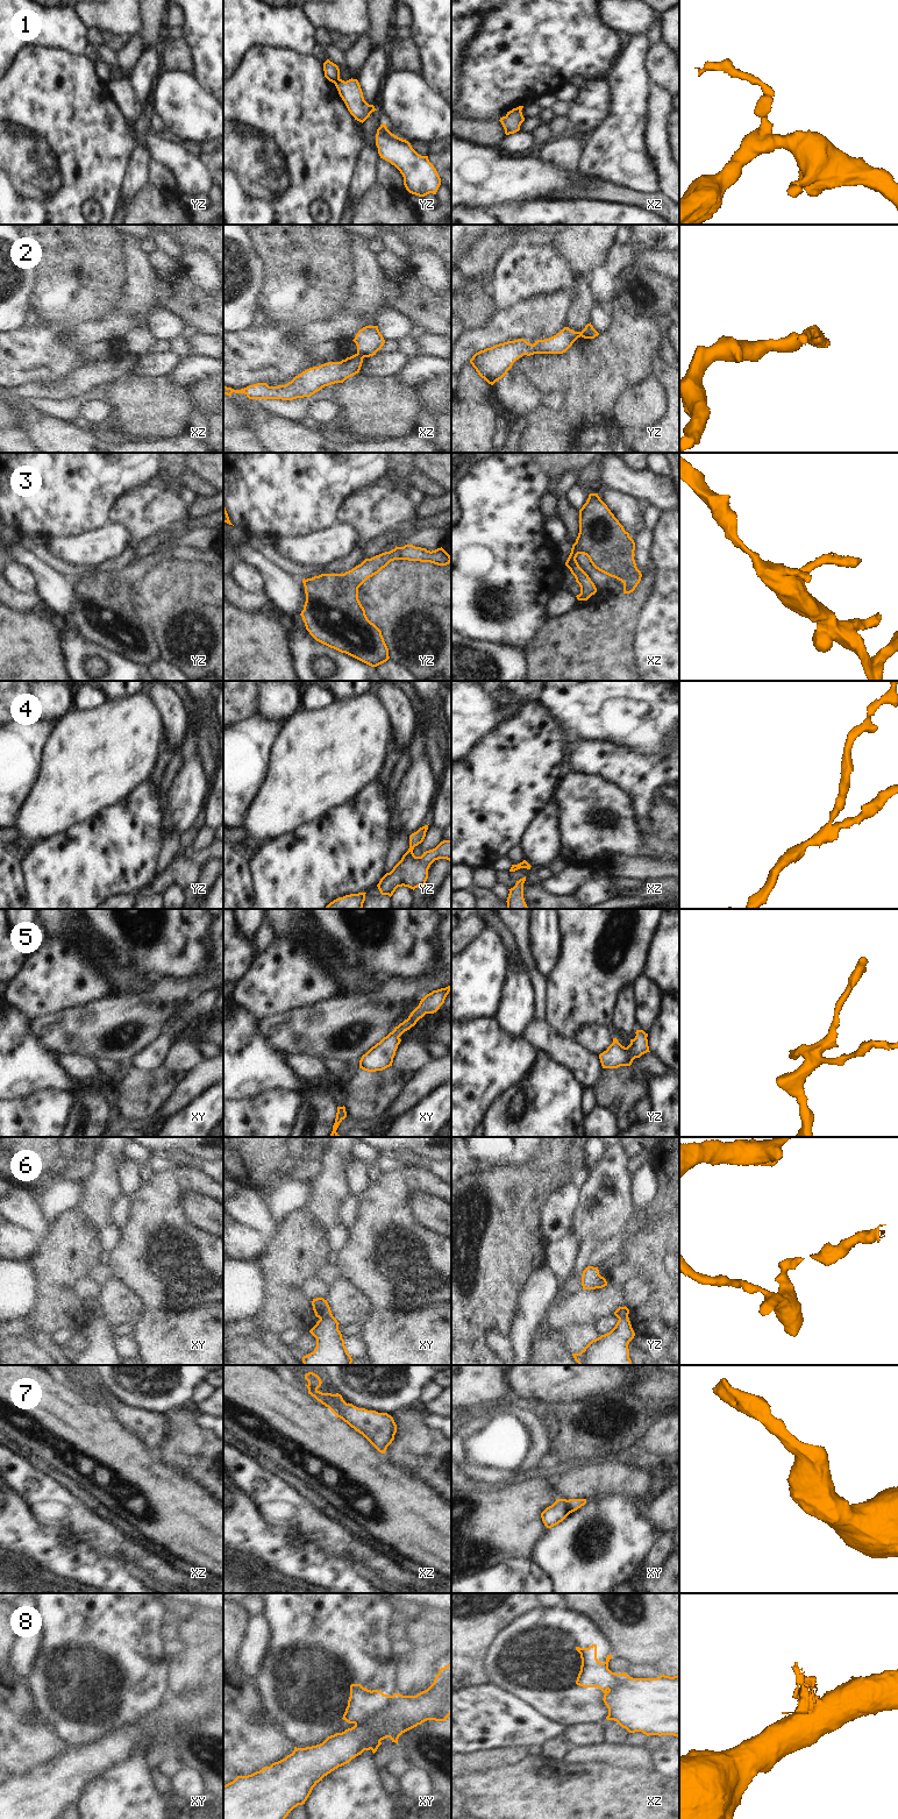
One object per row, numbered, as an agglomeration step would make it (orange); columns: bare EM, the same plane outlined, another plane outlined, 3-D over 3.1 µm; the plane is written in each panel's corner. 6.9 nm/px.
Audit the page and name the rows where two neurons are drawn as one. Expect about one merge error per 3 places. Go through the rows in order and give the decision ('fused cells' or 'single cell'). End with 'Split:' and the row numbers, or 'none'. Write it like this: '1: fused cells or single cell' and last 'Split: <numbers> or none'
1: fused cells
2: fused cells
3: single cell
4: single cell
5: single cell
6: fused cells
7: single cell
8: fused cells
Split: 1, 2, 6, 8

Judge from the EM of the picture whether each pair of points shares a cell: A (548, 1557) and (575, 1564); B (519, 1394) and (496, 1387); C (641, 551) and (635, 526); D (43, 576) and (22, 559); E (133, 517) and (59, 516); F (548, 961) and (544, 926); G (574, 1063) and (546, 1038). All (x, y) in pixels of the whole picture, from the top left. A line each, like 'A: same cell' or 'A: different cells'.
A: same cell
B: different cells
C: different cells
D: same cell
E: different cells
F: same cell
G: same cell

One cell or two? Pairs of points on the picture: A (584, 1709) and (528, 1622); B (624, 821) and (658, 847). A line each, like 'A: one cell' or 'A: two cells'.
A: one cell
B: two cells

